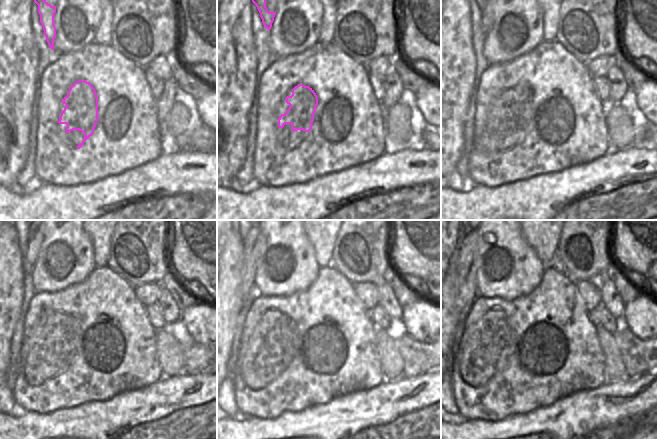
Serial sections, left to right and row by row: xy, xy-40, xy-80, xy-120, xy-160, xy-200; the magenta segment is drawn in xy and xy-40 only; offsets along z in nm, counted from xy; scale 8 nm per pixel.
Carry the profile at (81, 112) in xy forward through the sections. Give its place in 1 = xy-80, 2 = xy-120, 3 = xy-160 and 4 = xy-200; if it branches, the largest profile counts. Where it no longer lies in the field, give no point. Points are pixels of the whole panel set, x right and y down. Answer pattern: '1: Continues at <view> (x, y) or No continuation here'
1: Continues at xy-80 (520, 114)
2: Continues at xy-120 (72, 325)
3: Continues at xy-160 (286, 342)
4: Continues at xy-200 (505, 343).

